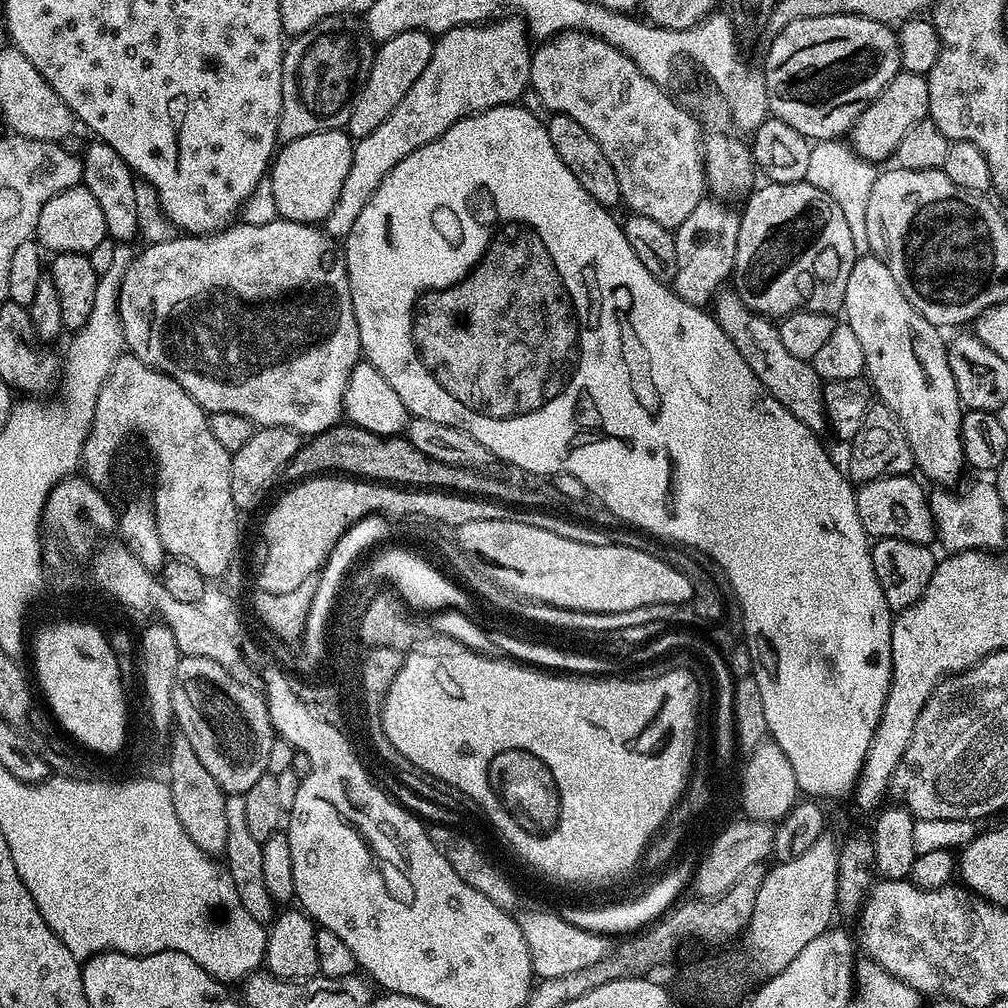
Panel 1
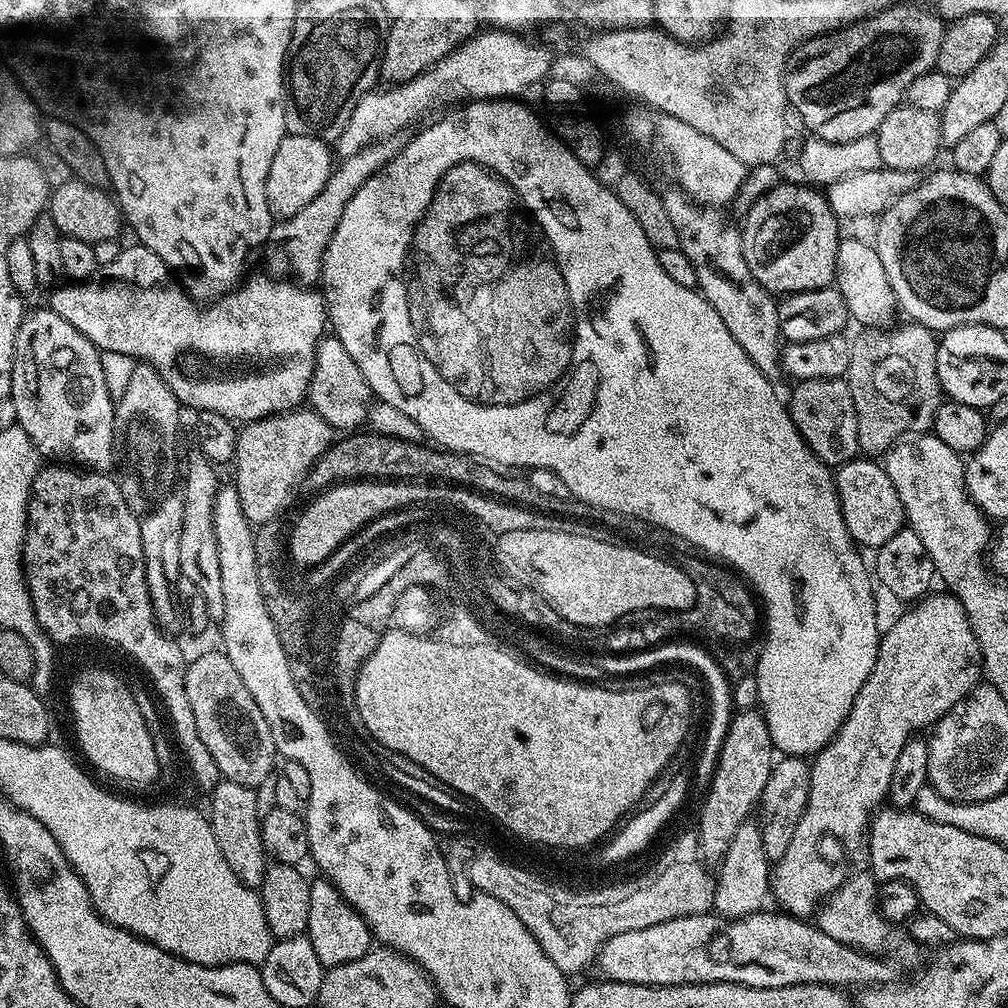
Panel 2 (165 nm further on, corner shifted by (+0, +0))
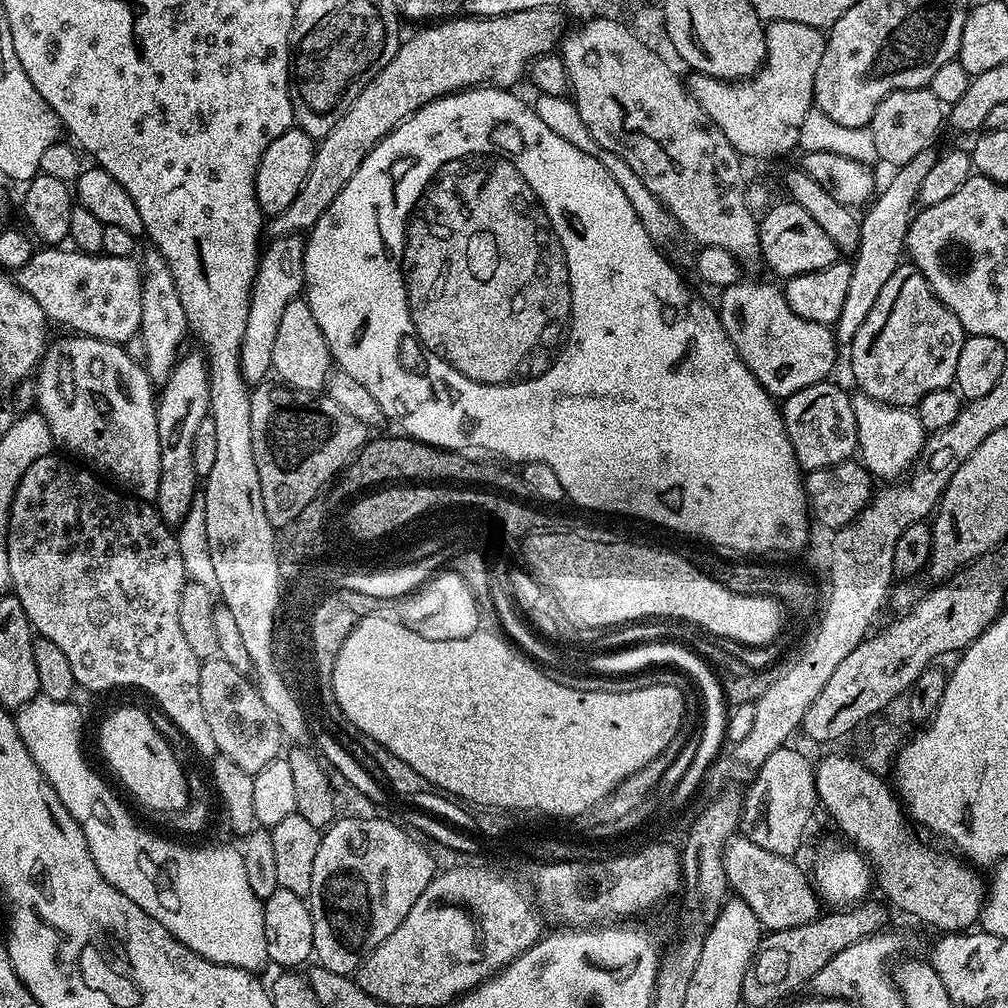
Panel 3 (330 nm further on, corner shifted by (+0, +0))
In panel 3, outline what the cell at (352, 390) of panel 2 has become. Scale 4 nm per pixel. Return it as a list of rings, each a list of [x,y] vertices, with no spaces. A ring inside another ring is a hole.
[[[298,298],[280,312],[278,335],[274,338],[272,351],[272,372],[287,387],[300,392],[319,393],[327,385],[328,377],[333,371],[332,351],[328,348],[322,330],[318,330],[318,321],[314,319],[314,310],[310,310],[307,299]]]

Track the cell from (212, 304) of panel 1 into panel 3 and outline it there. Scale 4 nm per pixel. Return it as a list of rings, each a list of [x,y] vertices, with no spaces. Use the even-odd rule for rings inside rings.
[[[44,246],[33,251],[30,262],[15,269],[17,286],[26,290],[49,321],[65,324],[65,329],[81,336],[93,336],[124,344],[140,330],[142,318],[142,268],[132,256],[114,258],[88,256],[68,246]]]

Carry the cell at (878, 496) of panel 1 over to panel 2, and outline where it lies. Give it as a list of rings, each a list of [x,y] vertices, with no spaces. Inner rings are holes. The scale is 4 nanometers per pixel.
[[[857,458],[839,465],[834,475],[846,530],[850,530],[853,541],[861,549],[880,548],[905,527],[906,513],[902,498],[898,498],[898,490],[894,490],[894,482],[890,482],[883,463],[872,458]]]

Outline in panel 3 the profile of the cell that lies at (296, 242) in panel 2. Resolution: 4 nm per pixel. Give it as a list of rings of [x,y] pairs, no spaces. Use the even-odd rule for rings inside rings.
[[[276,238],[272,248],[265,247],[256,268],[256,283],[252,290],[246,334],[242,334],[240,369],[249,385],[255,386],[272,372],[272,351],[274,338],[278,335],[280,312],[286,310],[290,302],[298,299],[298,290],[304,288],[304,245],[300,238]]]

